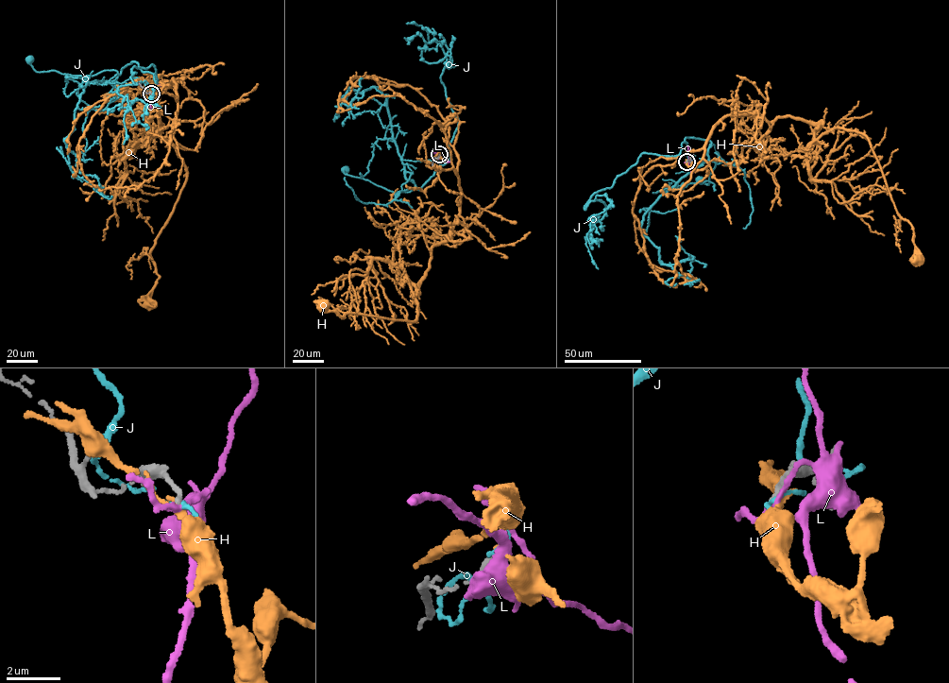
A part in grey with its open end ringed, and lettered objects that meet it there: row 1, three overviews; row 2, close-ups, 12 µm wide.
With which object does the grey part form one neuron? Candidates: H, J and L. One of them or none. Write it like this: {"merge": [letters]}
{"merge": []}

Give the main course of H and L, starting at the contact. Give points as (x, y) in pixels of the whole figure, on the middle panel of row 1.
H: (439, 155), (436, 166), (458, 177), (461, 201), (411, 292), (416, 318), (343, 317), (322, 306)
L: (439, 154), (441, 159), (451, 162)

